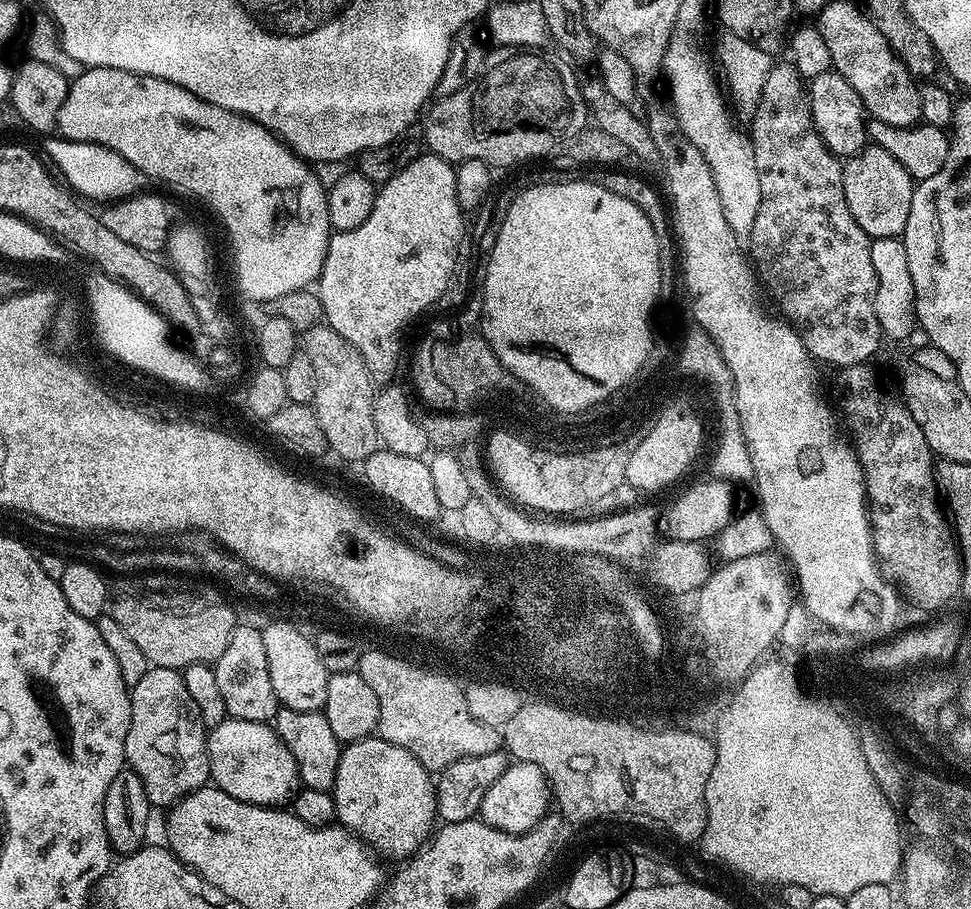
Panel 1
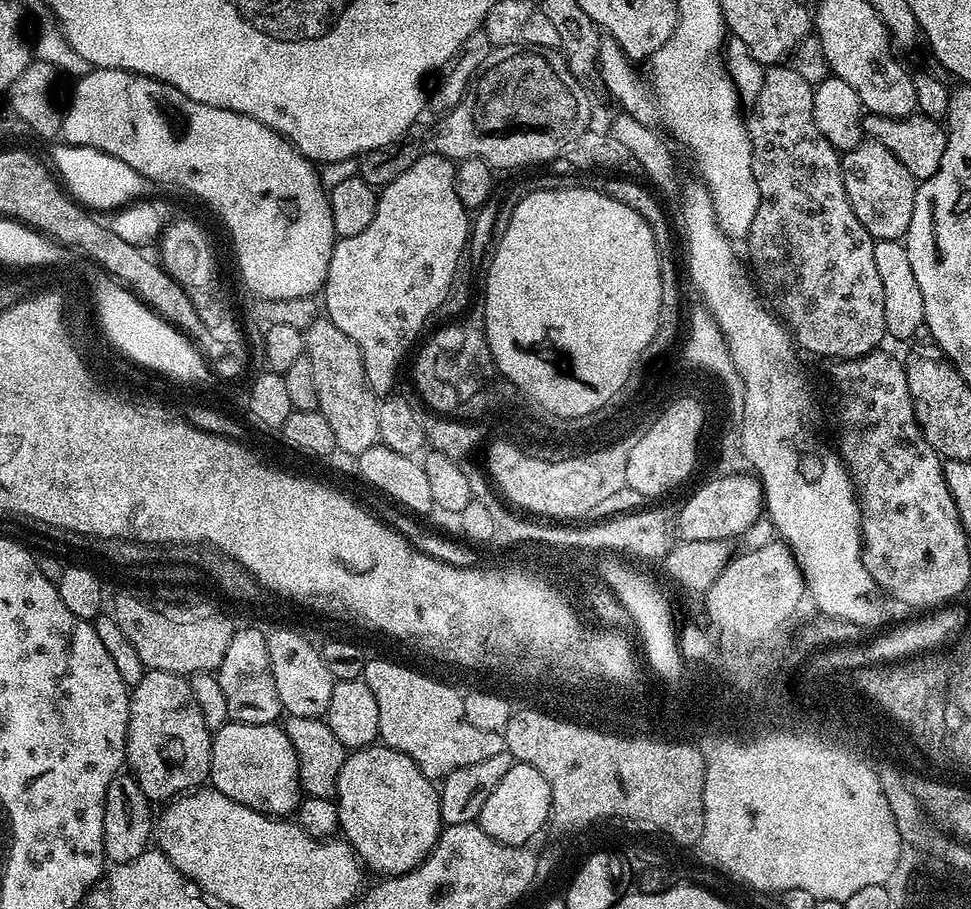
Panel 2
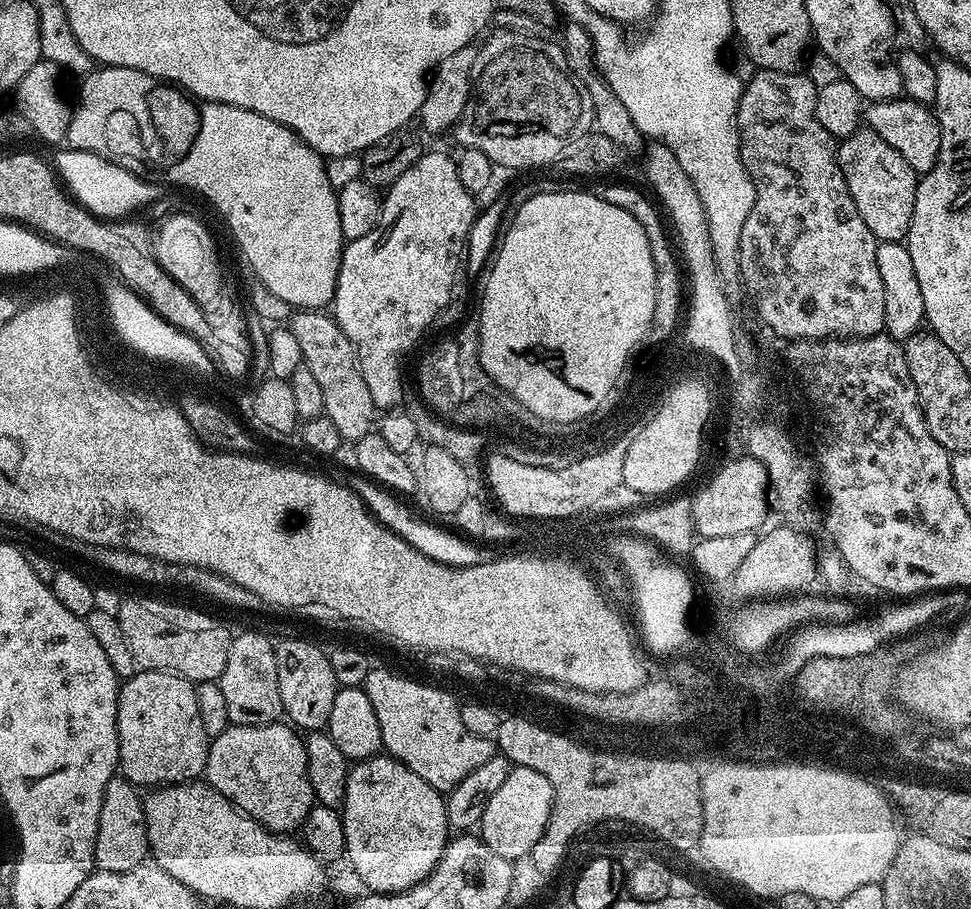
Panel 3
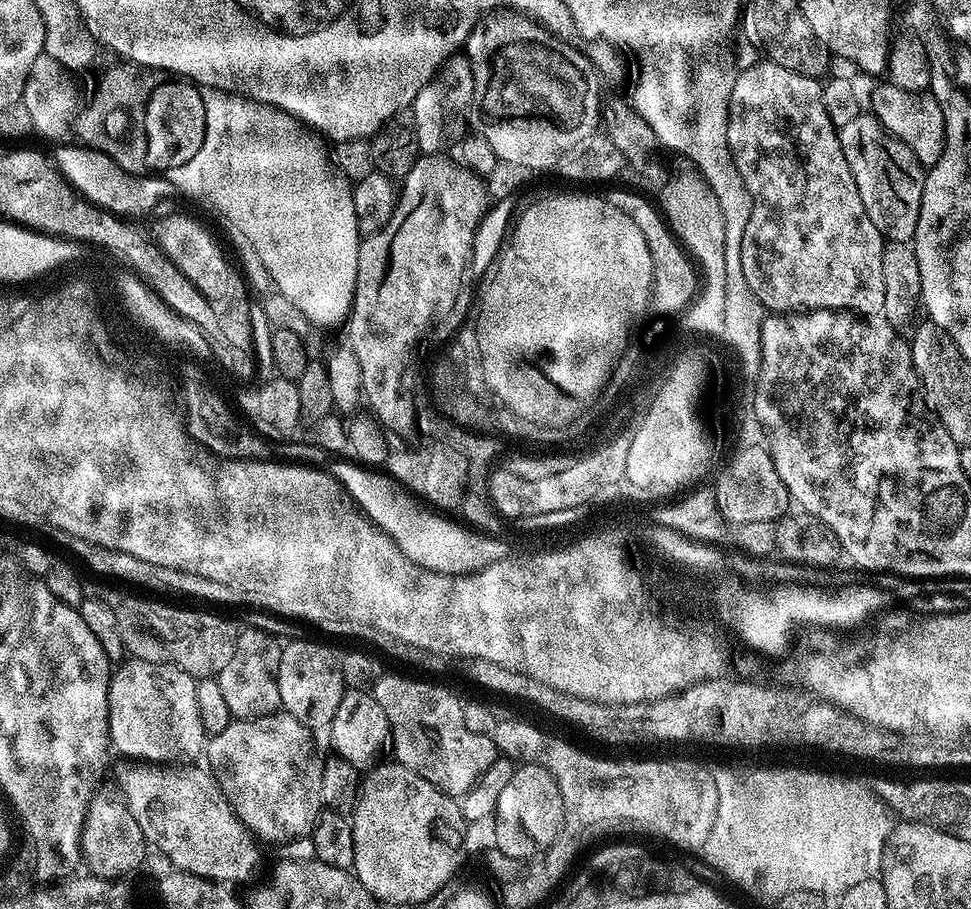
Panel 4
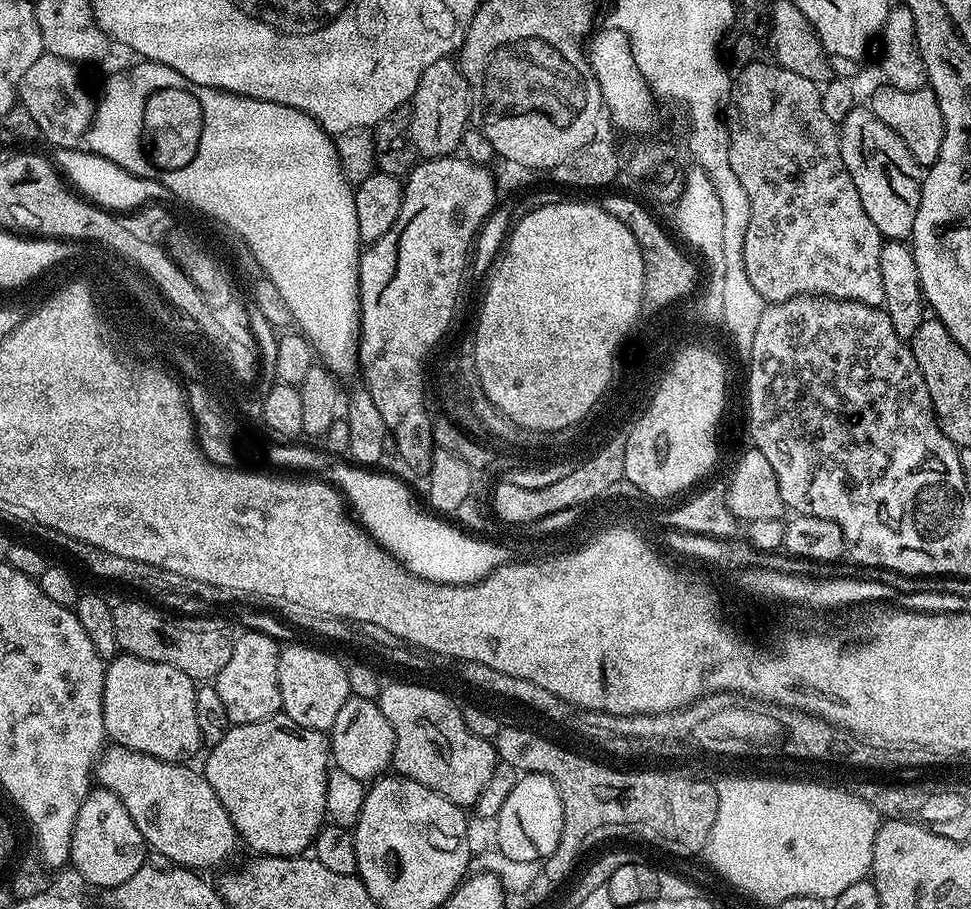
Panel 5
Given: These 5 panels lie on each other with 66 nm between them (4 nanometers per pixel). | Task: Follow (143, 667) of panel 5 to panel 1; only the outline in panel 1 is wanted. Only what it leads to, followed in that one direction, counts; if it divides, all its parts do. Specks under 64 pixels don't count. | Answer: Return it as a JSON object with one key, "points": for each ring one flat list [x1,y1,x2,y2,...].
{"points":[[153,668,149,670,138,686,130,689,132,697,132,713,130,714,130,730,126,734,126,750,124,759,127,767,142,778,142,786,146,786,146,798,153,809,171,809,179,800,189,796,191,792,205,787,209,783,208,770,208,732,202,722,202,714,194,698,186,690,183,675,174,668]]}

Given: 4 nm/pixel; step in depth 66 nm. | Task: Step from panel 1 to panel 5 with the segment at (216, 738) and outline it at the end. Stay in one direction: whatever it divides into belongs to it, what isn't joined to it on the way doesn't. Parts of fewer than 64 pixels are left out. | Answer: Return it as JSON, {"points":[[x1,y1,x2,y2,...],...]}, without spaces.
{"points":[[277,714,258,722,232,724,228,733,219,742,211,745,207,751,208,757,205,758,204,765,202,765,203,774,210,782,214,794,218,794,218,802,222,802,226,814,230,814,230,822,236,827,239,839,243,843,245,840,253,848,253,853,265,856,298,856,307,849,304,848,307,844,309,847,315,841,316,835,320,833,320,829,326,823,326,782,330,771,330,744,325,733,303,728,295,724,288,716]]}

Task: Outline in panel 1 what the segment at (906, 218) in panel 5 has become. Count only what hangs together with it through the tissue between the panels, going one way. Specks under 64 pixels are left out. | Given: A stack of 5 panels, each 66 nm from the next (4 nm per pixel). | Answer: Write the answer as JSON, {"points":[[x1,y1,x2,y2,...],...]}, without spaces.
{"points":[[869,143,861,152,847,157,842,167,842,190,846,194,846,206,850,206,850,214,854,214,854,222,877,240,903,237,906,218,910,218,914,181,902,170,902,164,877,144]]}

